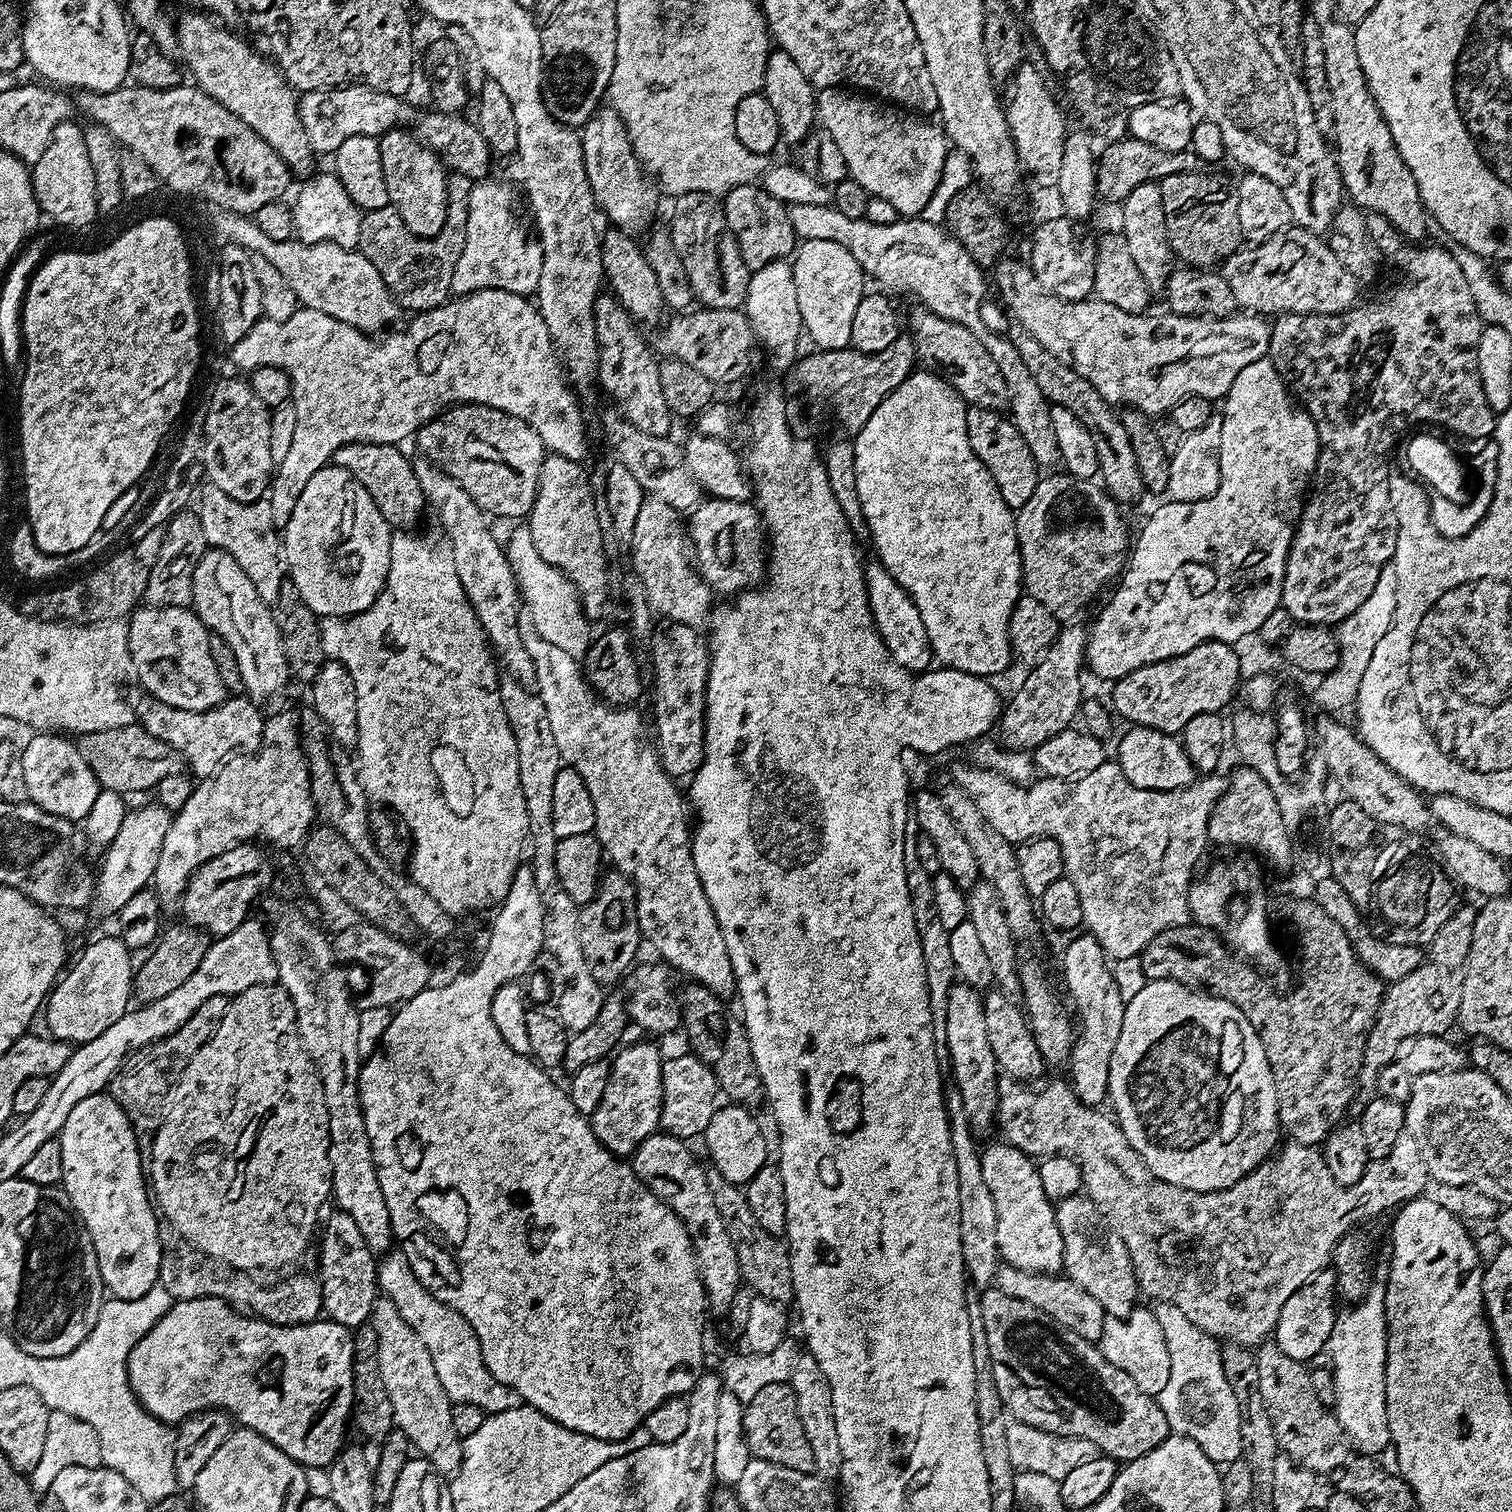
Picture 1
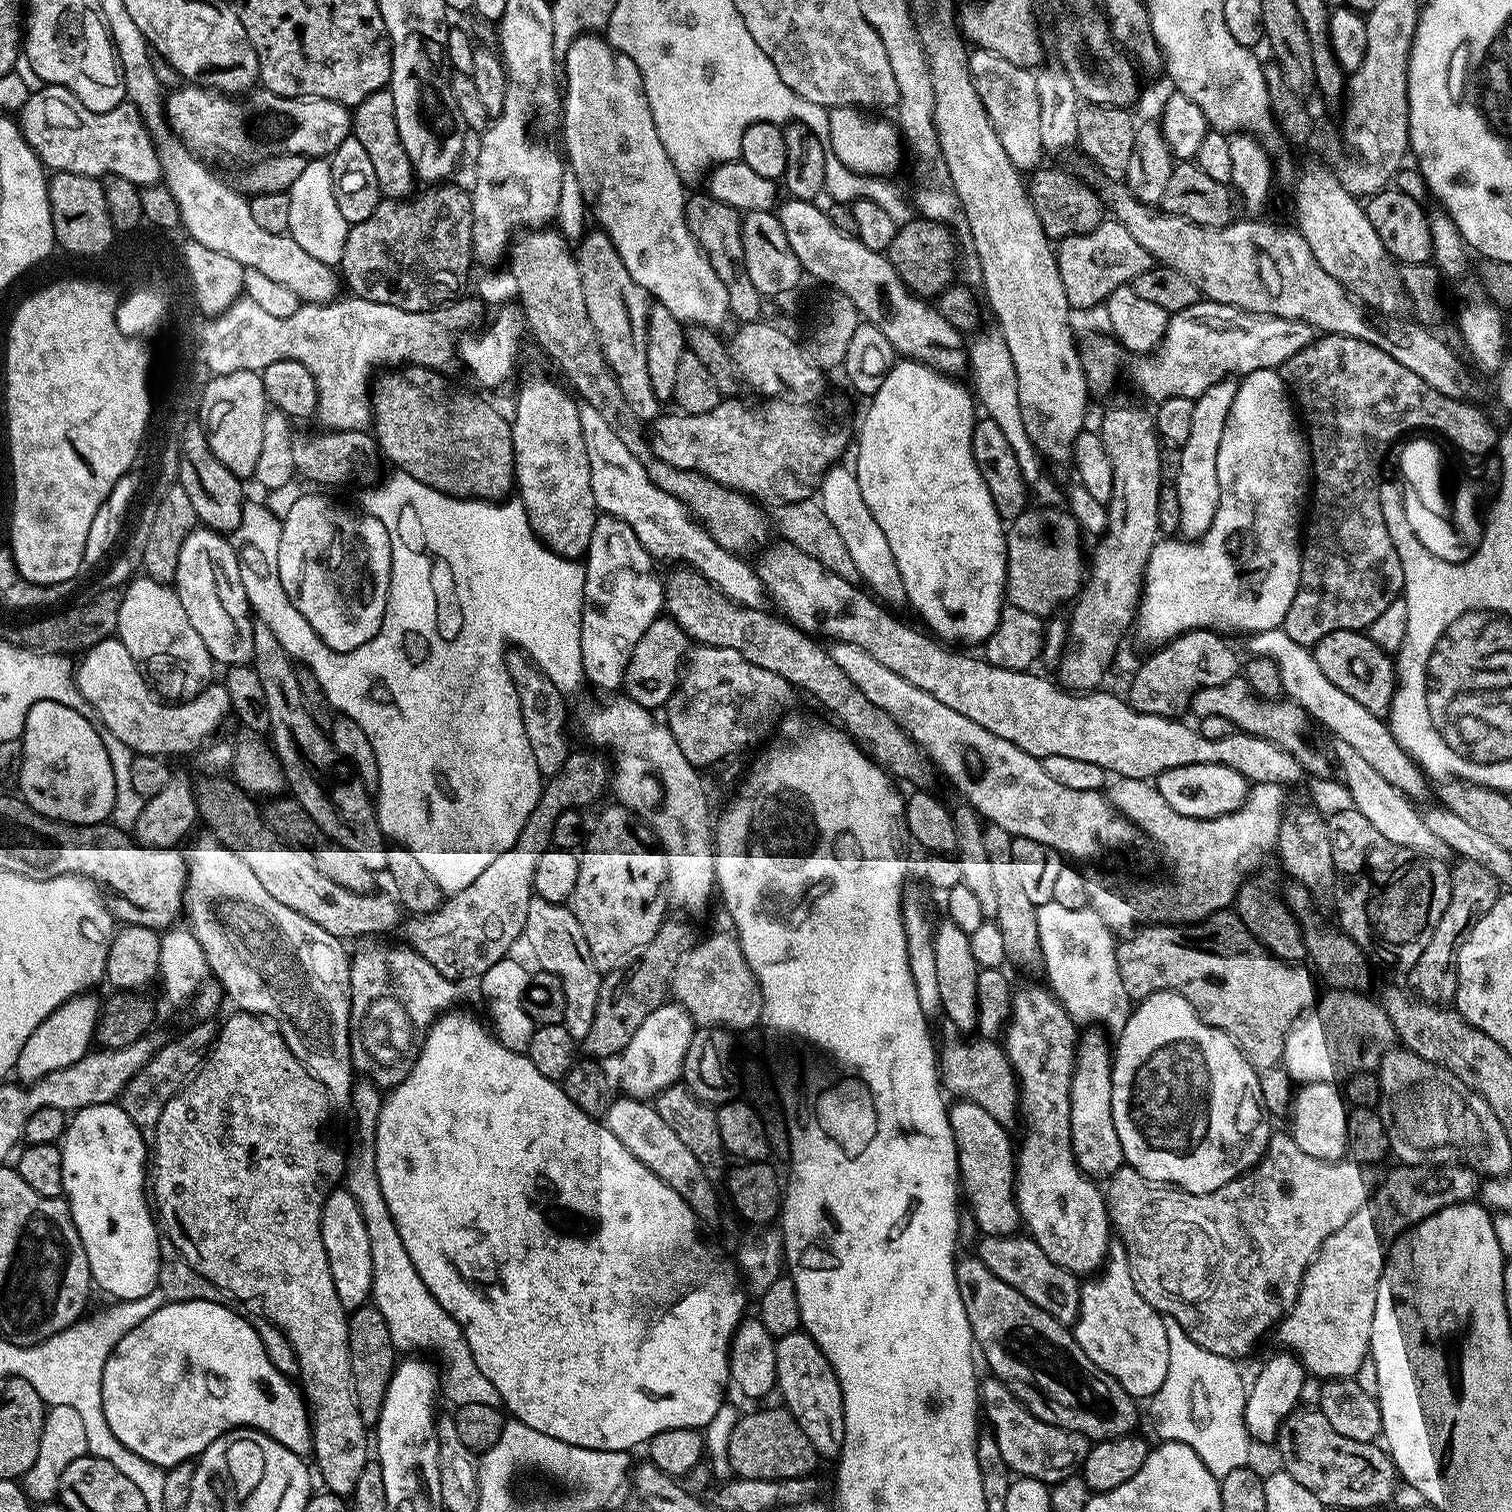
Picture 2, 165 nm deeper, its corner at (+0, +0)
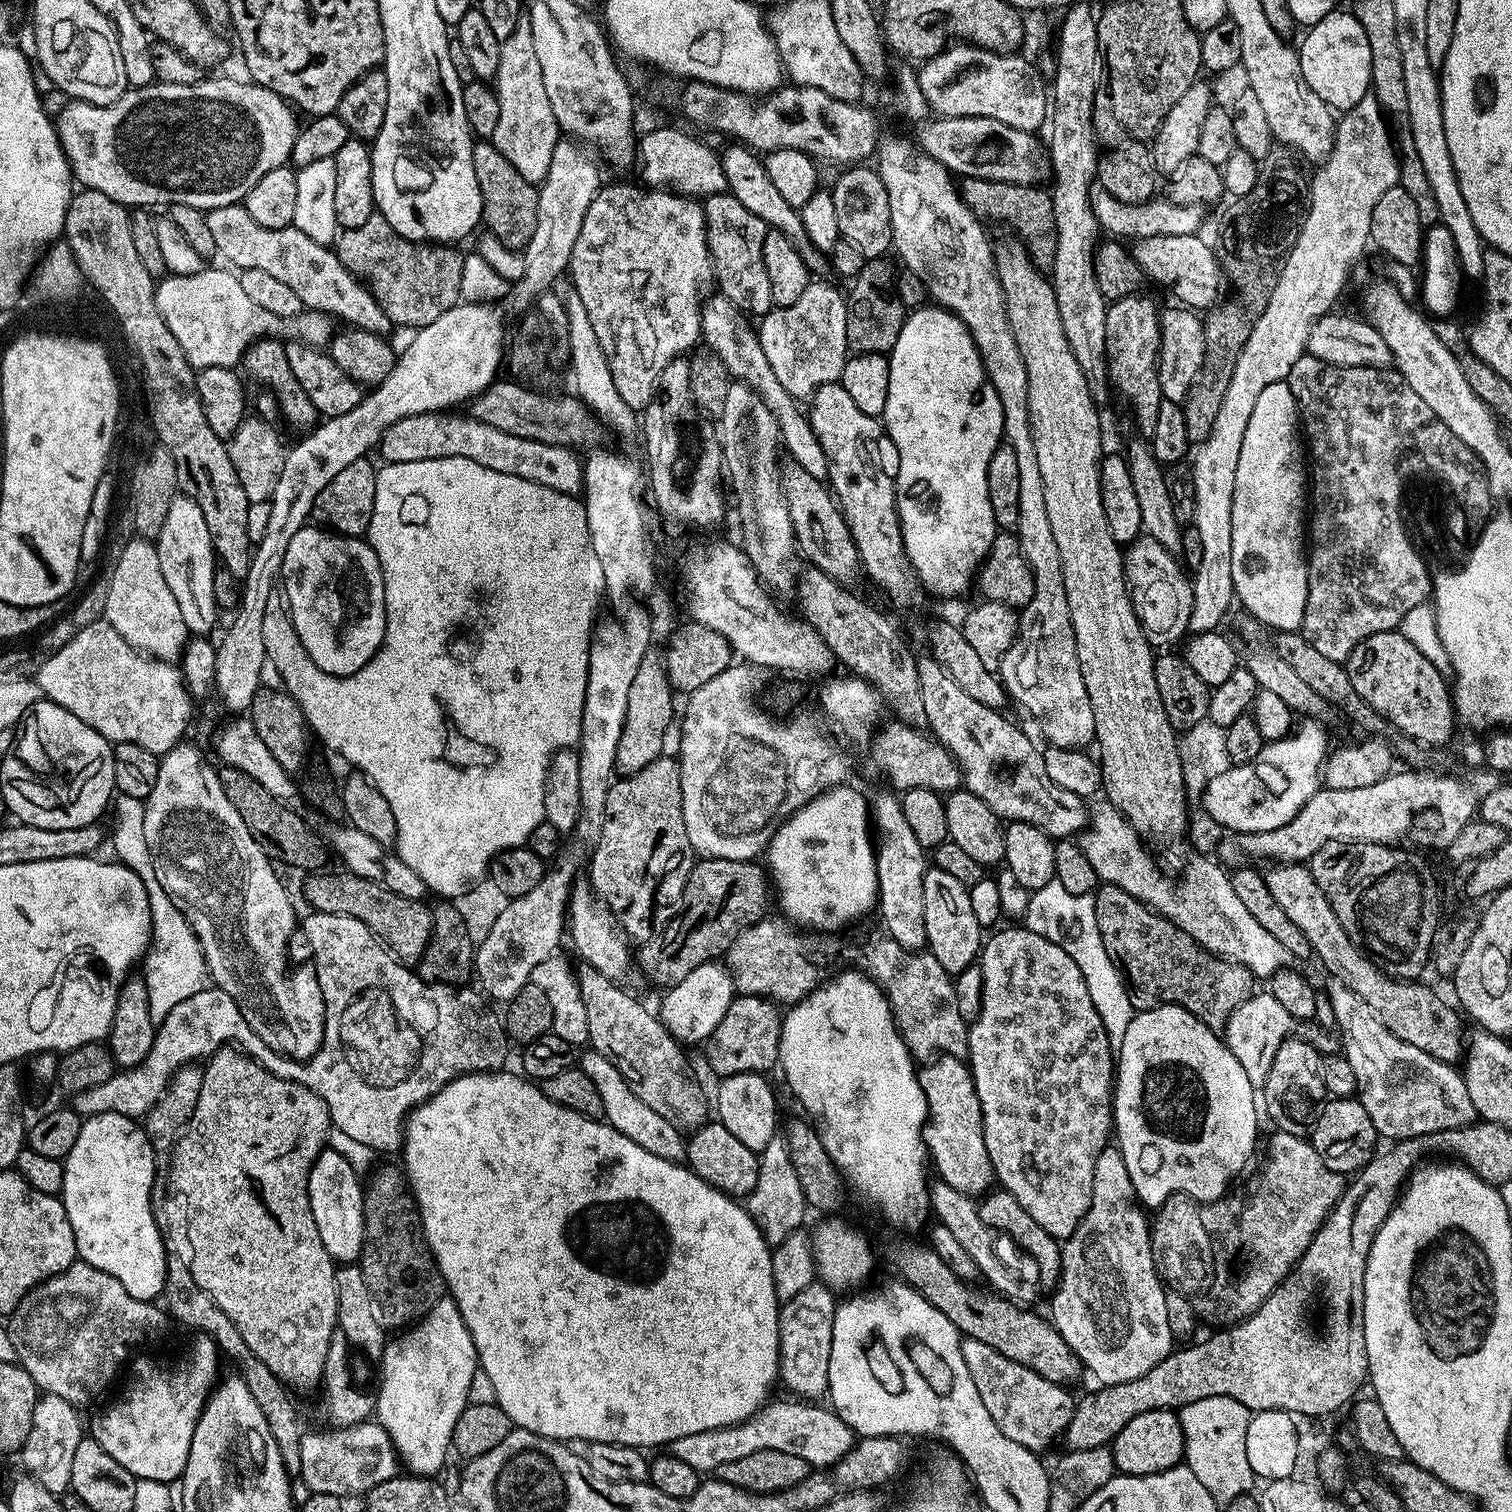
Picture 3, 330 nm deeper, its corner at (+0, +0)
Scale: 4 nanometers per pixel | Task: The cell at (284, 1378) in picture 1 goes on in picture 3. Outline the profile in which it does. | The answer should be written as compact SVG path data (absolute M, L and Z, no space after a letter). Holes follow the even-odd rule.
M193 1336L196 1337L189 1342L188 1349L173 1364L133 1359L128 1385L105 1410L104 1417L94 1421L92 1428L90 1424L91 1439L97 1440L102 1450L137 1480L171 1485L172 1480L179 1481L186 1470L190 1442L194 1442L194 1426L218 1383L222 1361L222 1353L212 1337Z

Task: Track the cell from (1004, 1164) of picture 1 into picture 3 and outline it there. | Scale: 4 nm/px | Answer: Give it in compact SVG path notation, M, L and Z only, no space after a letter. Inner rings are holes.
M943 1054L919 1069L920 1085L926 1094L928 1120L924 1123L924 1145L928 1148L935 1175L962 1194L980 1198L993 1187L994 1173L982 1130L982 1106L974 1090L972 1070L959 1056Z

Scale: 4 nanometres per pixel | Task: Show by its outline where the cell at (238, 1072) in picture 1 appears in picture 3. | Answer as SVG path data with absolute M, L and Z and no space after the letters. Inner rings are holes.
M232 1046L220 1048L203 1065L202 1094L198 1094L198 1106L194 1110L187 1128L184 1129L176 1149L172 1152L172 1166L168 1170L171 1191L184 1196L184 1208L188 1211L188 1248L190 1267L194 1274L194 1282L218 1306L222 1306L222 1314L238 1326L238 1334L242 1334L242 1342L250 1346L250 1354L258 1358L258 1362L266 1362L270 1370L284 1381L285 1385L296 1388L312 1388L321 1383L326 1375L324 1363L328 1360L328 1351L332 1348L332 1331L338 1325L338 1286L336 1285L336 1261L326 1254L326 1246L322 1246L322 1237L318 1235L318 1226L314 1226L314 1214L310 1214L310 1194L308 1179L312 1163L328 1143L328 1133L332 1131L332 1119L326 1110L326 1102L318 1098L306 1086L295 1084L292 1080L278 1078L270 1070L261 1066L251 1056Z

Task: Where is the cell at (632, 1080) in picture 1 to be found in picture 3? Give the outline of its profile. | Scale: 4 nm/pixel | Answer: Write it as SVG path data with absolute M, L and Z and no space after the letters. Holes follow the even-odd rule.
M711 962L698 966L677 984L667 989L664 1001L658 1007L658 1015L667 1026L669 1034L679 1040L681 1045L703 1045L710 1034L714 1034L714 1026L722 1022L726 1010L730 1010L730 1002L734 995L732 973L720 962Z

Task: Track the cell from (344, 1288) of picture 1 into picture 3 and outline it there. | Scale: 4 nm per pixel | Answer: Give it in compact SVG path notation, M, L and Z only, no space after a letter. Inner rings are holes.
M326 1146L312 1163L308 1193L310 1214L314 1214L314 1226L318 1226L318 1235L322 1237L322 1246L326 1246L326 1254L330 1254L330 1258L340 1266L357 1263L364 1245L364 1190L361 1177L350 1166L350 1162L346 1162L346 1158L338 1154L338 1150Z

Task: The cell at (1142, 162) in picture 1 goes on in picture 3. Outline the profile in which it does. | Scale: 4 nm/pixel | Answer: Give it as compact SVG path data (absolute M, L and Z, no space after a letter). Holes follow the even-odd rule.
M968 178L959 185L958 191L977 220L1005 220L1016 231L1015 239L1024 245L1032 265L1041 270L1051 269L1055 258L1056 230L1052 198L1045 189L1043 192L1040 186Z

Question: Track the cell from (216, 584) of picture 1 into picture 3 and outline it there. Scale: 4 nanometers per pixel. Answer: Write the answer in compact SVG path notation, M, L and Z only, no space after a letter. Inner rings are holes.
M183 494L176 495L174 502L170 502L170 510L154 543L158 566L162 566L162 578L166 578L166 586L170 586L170 594L174 594L178 610L182 610L182 622L186 622L193 637L207 637L218 615L214 598L214 570L218 567L218 561L210 542L210 530L206 530L206 518L202 518L198 502Z

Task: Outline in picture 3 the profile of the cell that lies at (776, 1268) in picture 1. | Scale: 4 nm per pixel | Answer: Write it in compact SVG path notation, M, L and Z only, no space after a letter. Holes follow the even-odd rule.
M581 963L579 967L582 1002L586 1002L586 1018L590 1021L588 1044L598 1054L610 1058L610 1062L618 1066L622 1078L626 1078L630 1090L681 1133L691 1134L709 1123L709 1097L708 1100L704 1097L703 1086L692 1077L692 1068L684 1053L687 1051L669 1034L659 1015L639 1004L630 993L623 992L619 983L598 974L594 966Z

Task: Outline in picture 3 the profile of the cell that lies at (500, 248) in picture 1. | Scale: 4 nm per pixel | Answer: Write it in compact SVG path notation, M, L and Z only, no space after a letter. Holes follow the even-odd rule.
M521 22L514 30L514 34L510 34L510 38L503 40L500 46L500 61L498 62L498 74L494 81L496 97L498 98L498 126L494 129L494 134L490 138L492 144L502 154L506 154L506 162L510 162L510 166L514 166L514 170L518 170L518 174L522 174L522 178L526 178L526 182L534 185L541 185L546 178L546 170L550 170L550 158L554 154L554 146L562 139L562 133L558 122L554 118L554 110L550 110L550 98L546 98L546 82L542 82L542 65L538 63L538 50L534 50L534 34L530 30L527 22Z

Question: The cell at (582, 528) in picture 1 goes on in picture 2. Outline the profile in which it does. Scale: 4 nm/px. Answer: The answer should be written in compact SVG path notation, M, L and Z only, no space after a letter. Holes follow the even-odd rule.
M532 376L529 380L522 381L516 392L516 413L510 416L515 456L515 487L536 537L557 556L579 561L590 546L590 534L594 534L598 509L594 502L594 486L590 486L590 458L586 454L578 400L557 380L551 380L548 376Z

